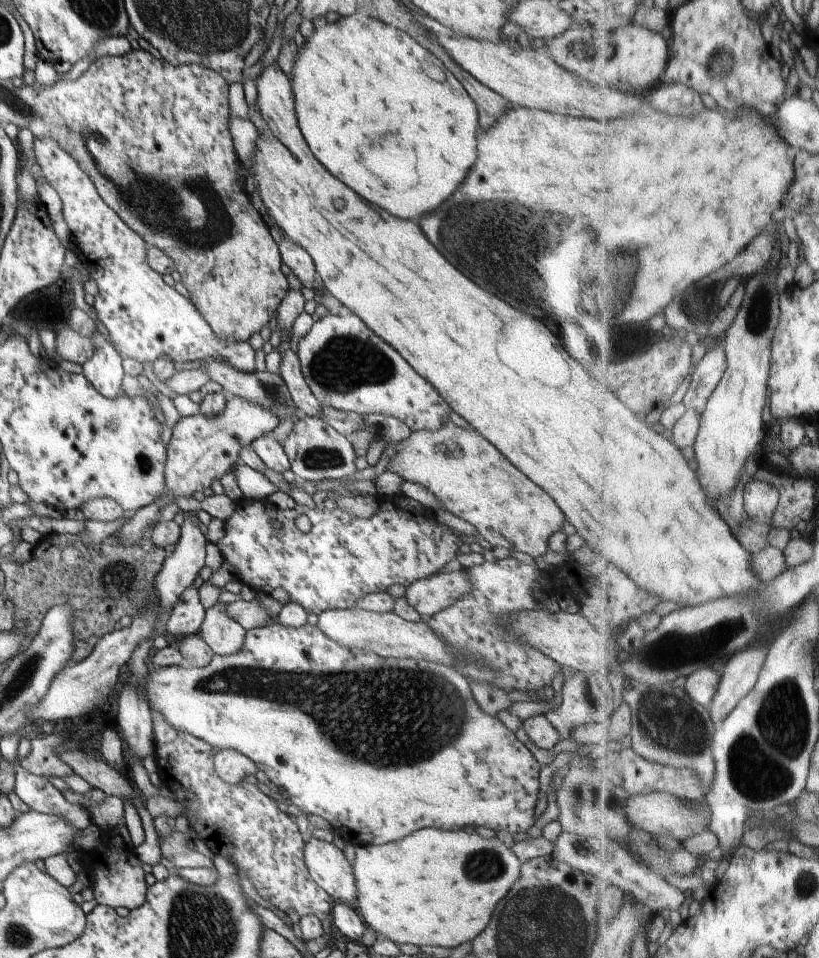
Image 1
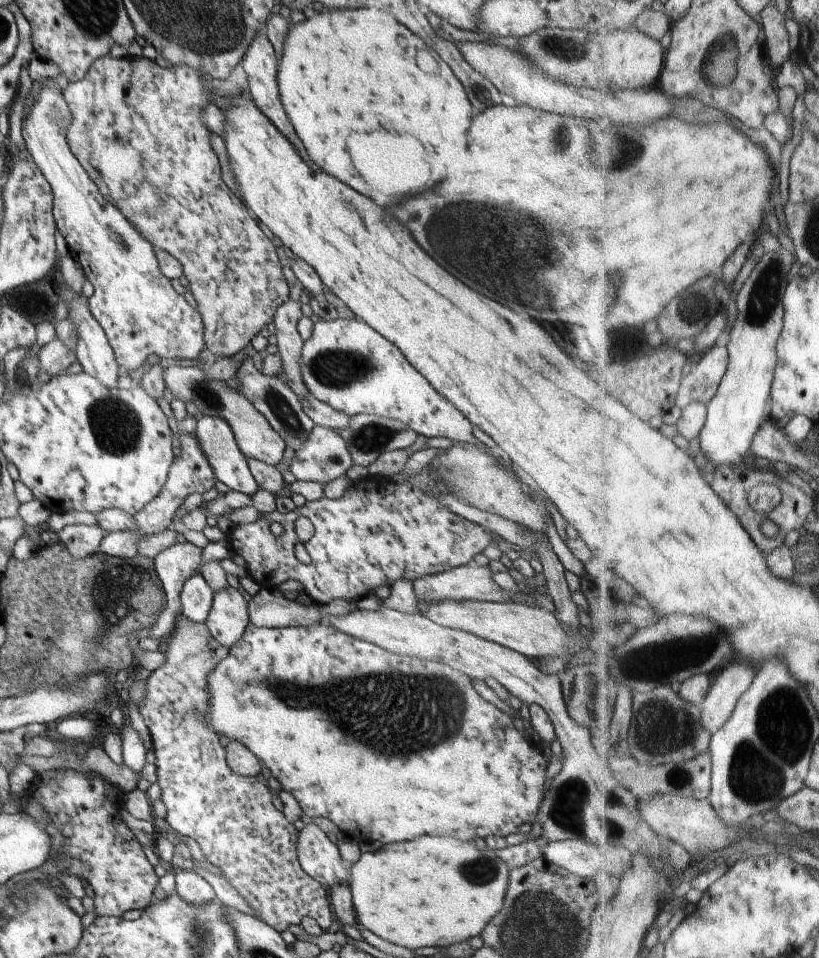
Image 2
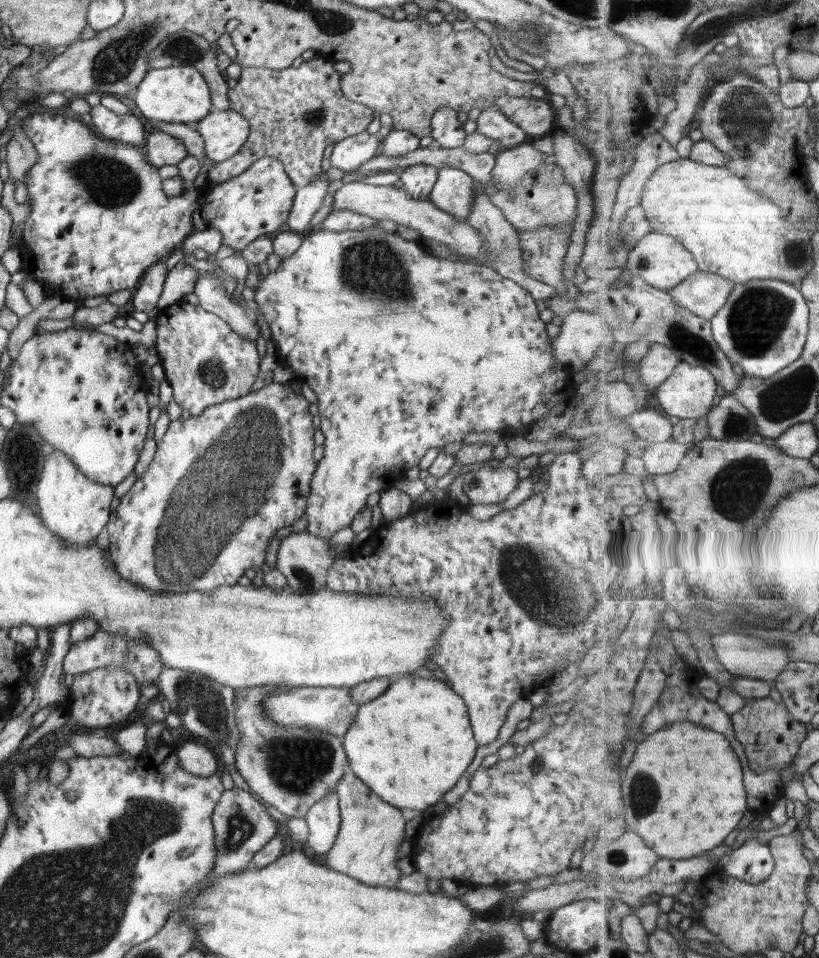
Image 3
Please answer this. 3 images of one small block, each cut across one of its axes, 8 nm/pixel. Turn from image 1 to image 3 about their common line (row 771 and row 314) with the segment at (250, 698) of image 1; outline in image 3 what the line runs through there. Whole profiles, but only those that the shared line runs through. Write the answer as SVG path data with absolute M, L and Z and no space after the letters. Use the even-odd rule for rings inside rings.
M375 225L364 230L334 232L324 228L314 229L314 234L303 234L300 247L290 257L282 259L275 272L268 272L255 286L254 302L257 311L266 319L272 333L271 339L278 347L277 363L291 368L293 376L316 392L321 430L326 437L324 456L317 463L310 482L310 496L306 502L306 532L326 539L338 530L348 528L356 514L366 505L366 498L381 492L387 486L405 477L409 468L418 465L427 450L442 450L447 444L463 442L474 432L500 432L501 430L526 430L542 420L544 415L557 413L560 401L571 399L576 392L579 373L568 365L554 360L552 346L546 332L546 324L539 318L535 301L520 284L500 276L486 264L475 265L466 260L427 258L419 241L406 240L397 233L390 233Z

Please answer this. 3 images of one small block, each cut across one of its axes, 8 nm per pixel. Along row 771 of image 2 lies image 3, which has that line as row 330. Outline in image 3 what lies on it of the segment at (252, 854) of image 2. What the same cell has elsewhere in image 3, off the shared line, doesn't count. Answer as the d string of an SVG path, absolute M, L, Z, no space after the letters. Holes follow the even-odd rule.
M179 302L162 308L156 317L158 343L154 346L158 352L160 364L164 368L166 381L173 389L173 398L182 410L188 410L191 416L198 416L204 409L213 404L240 398L251 392L259 370L260 356L256 342L240 339L231 327L202 306Z

